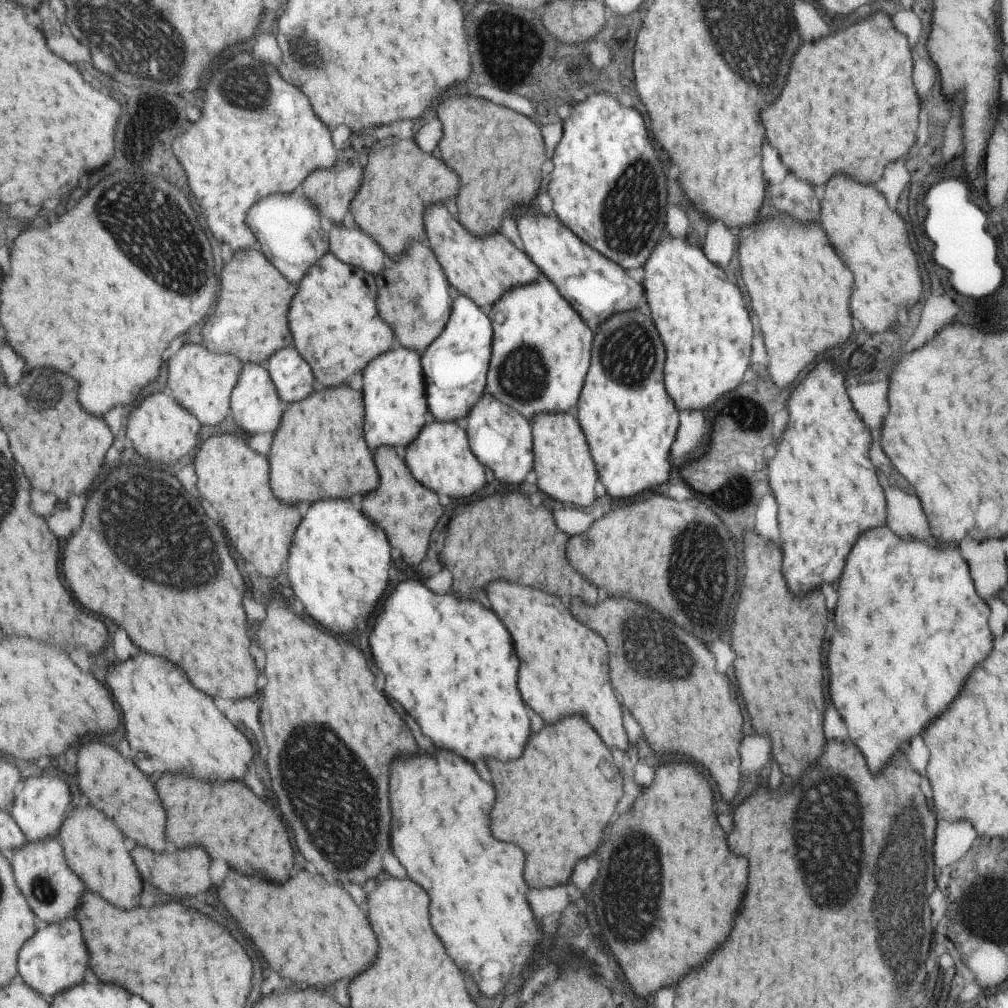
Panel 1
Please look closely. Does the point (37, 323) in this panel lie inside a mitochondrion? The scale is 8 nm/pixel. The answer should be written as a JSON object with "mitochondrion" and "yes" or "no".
{"mitochondrion":"no"}

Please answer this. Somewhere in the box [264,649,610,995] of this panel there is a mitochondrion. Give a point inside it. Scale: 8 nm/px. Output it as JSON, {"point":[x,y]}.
{"point":[336,806]}

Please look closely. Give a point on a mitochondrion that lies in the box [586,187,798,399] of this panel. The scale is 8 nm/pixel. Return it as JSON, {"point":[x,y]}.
{"point":[628,353]}

